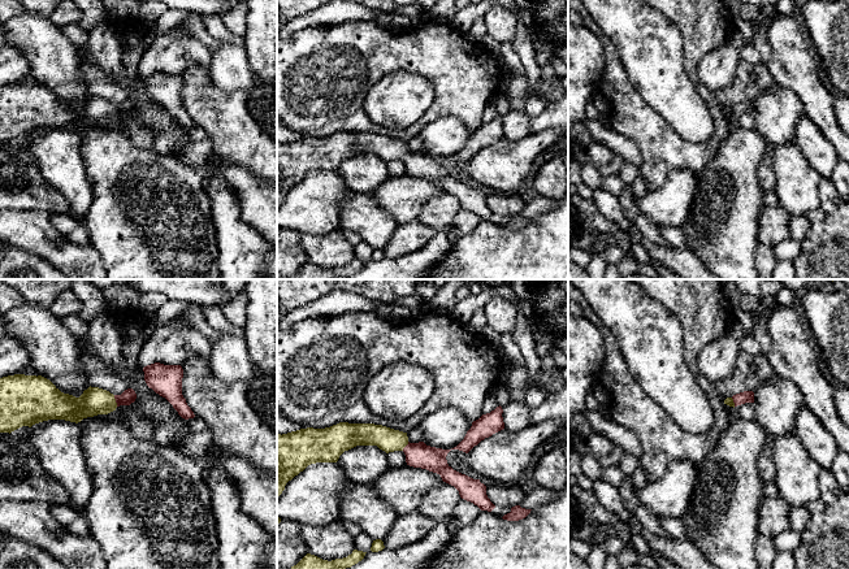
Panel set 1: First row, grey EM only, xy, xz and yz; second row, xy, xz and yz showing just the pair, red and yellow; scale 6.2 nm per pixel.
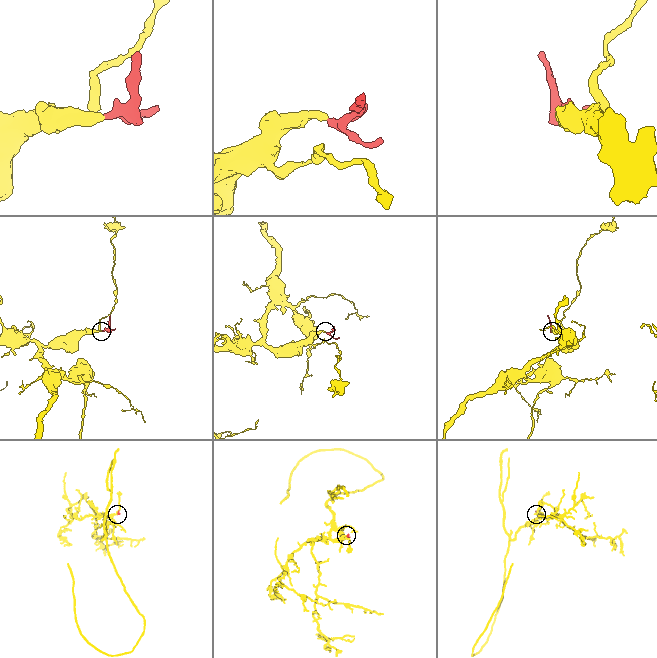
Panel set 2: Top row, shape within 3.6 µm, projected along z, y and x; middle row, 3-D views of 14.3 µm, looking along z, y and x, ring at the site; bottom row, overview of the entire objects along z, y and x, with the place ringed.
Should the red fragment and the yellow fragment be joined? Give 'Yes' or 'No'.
Yes

